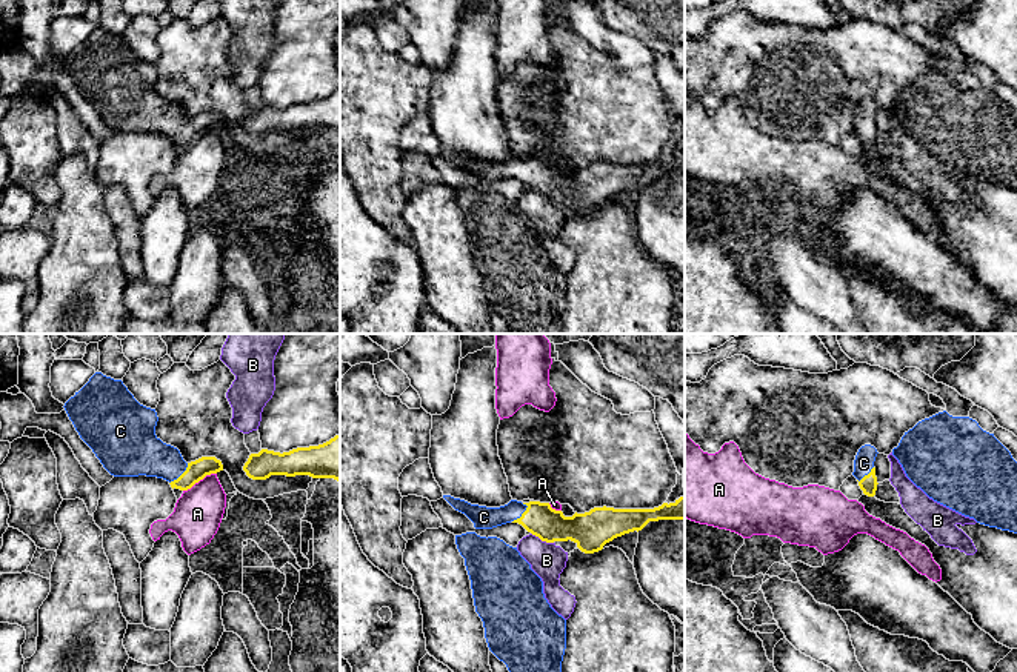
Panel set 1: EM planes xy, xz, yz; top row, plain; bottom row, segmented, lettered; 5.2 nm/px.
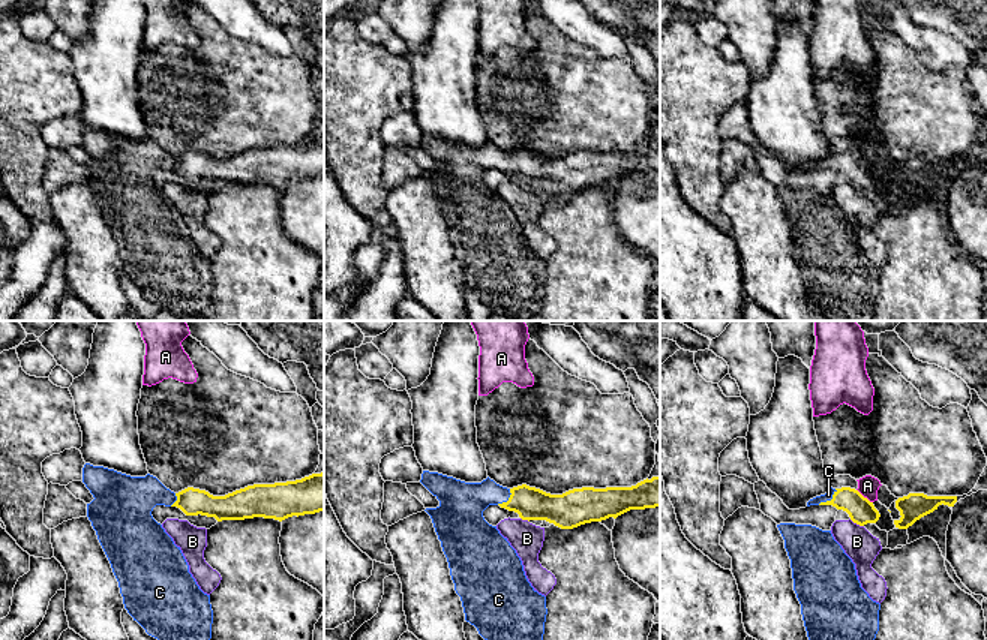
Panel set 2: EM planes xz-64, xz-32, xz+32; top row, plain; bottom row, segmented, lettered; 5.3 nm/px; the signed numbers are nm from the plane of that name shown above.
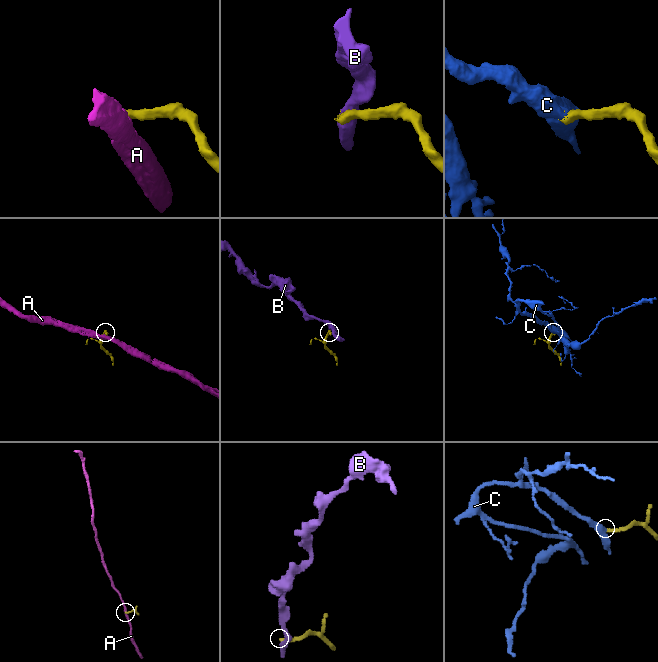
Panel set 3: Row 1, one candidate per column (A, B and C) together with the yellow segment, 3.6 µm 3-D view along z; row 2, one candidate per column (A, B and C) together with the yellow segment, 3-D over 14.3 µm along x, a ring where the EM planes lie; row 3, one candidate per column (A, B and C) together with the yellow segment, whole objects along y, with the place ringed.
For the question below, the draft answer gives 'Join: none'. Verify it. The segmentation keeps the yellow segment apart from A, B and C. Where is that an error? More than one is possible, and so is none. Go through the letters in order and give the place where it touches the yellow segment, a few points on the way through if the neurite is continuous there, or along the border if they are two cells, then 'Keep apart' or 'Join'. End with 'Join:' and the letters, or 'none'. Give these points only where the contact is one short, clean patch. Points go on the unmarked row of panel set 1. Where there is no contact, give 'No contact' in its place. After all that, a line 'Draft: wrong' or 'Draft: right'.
A: Touches yellow at xy (199, 136). Boundary: xy (216, 128), (206, 129), (183, 146). Keep apart
B: Touches yellow at xz (542, 196). Boundary: xz (531, 188), (553, 199). Keep apart
C: Touches yellow at xy (182, 129). Path across: xy (196, 126), (182, 129), (166, 117), (140, 108). Join
Join: C
Draft: wrong

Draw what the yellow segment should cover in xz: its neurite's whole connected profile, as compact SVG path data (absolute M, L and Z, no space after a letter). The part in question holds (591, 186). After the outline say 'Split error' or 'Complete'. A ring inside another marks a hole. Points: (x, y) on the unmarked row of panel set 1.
M443 151L458 168L465 169L475 185L492 185L506 178L519 178L542 197L574 197L585 209L594 209L617 192L642 186L649 177L685 175L685 152L663 158L654 165L594 163L585 169L565 172L549 158L511 155L500 163L471 160L465 155Z. Split error

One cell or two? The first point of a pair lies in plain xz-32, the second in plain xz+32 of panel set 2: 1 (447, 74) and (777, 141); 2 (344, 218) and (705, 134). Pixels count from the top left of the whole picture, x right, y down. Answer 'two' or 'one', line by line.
1: one
2: two

